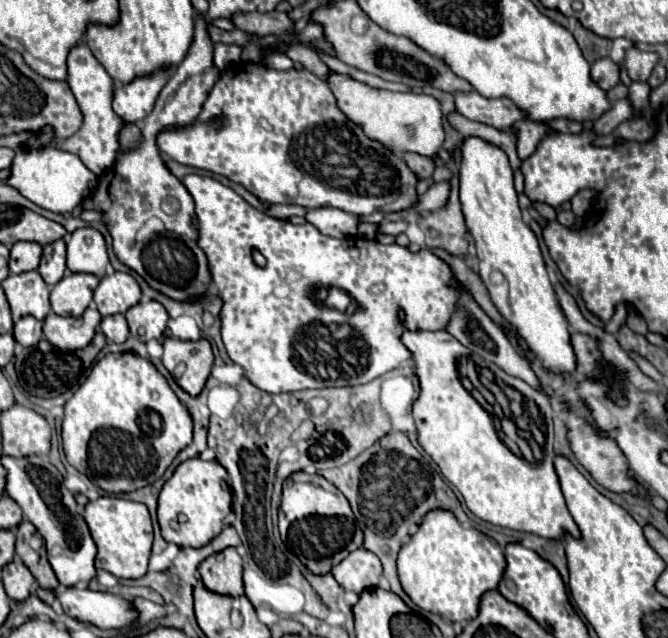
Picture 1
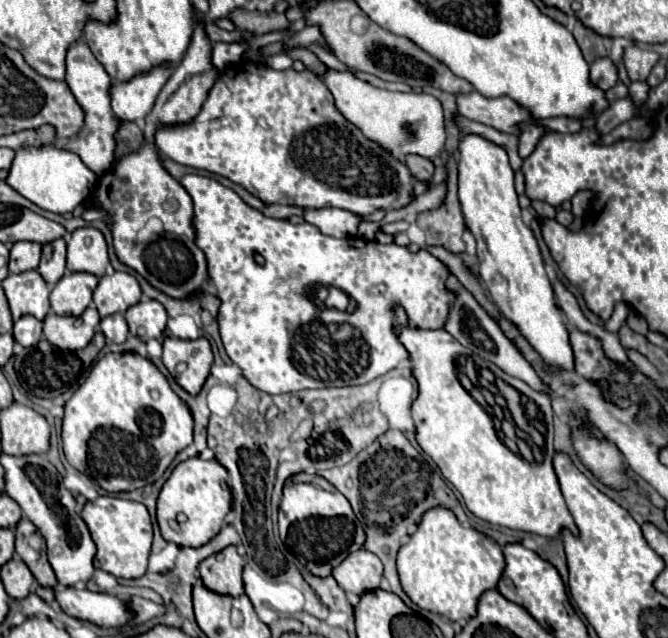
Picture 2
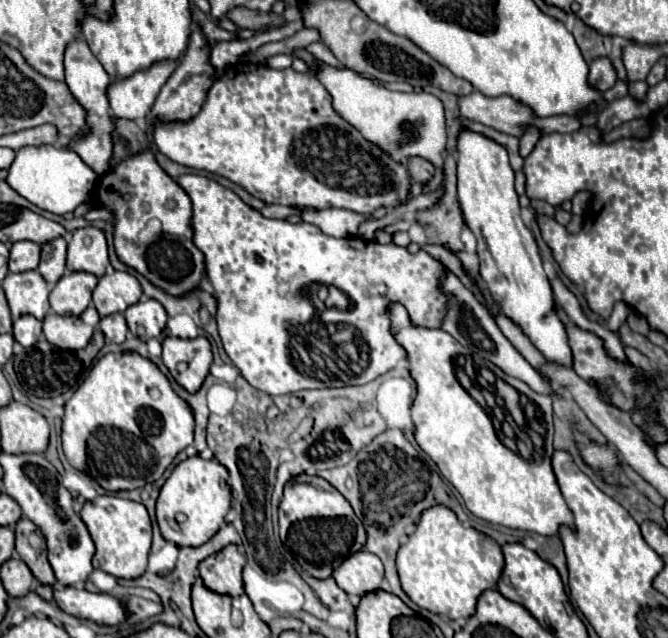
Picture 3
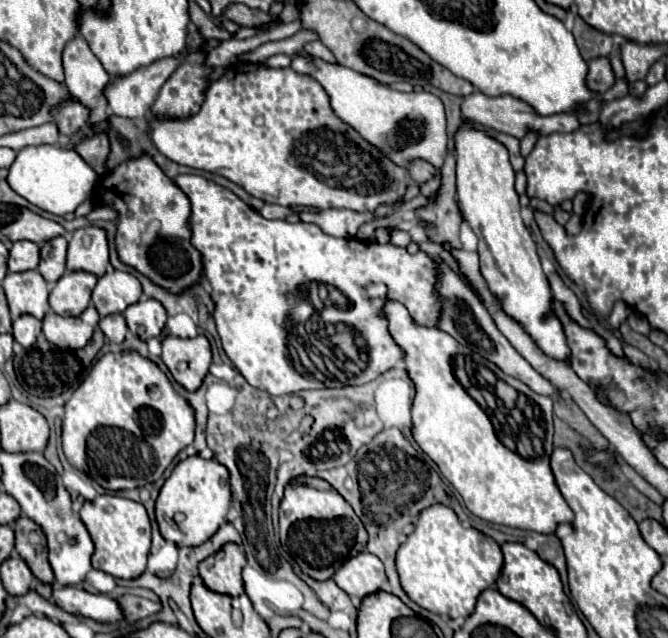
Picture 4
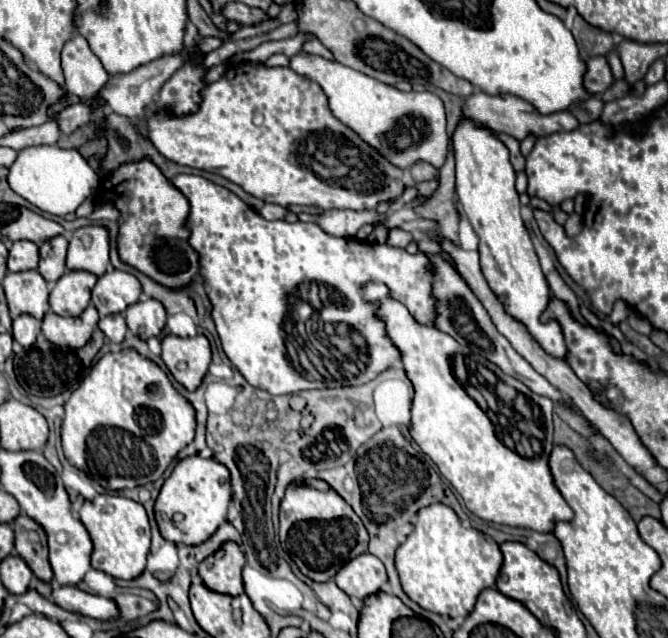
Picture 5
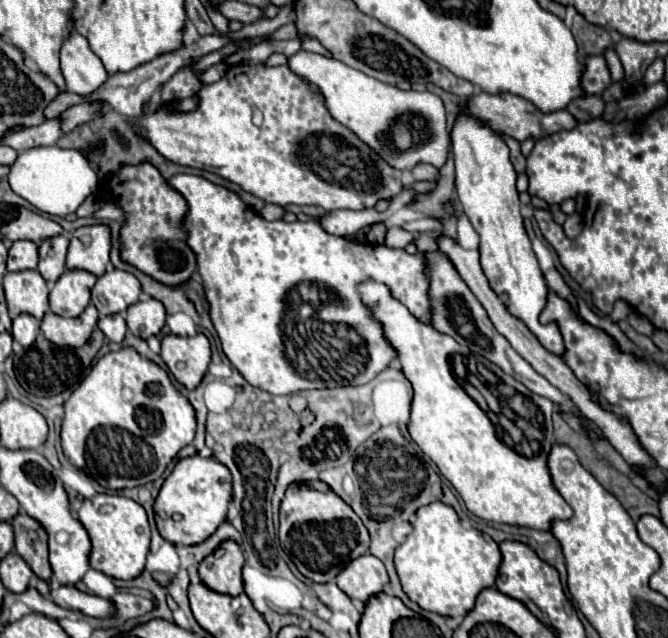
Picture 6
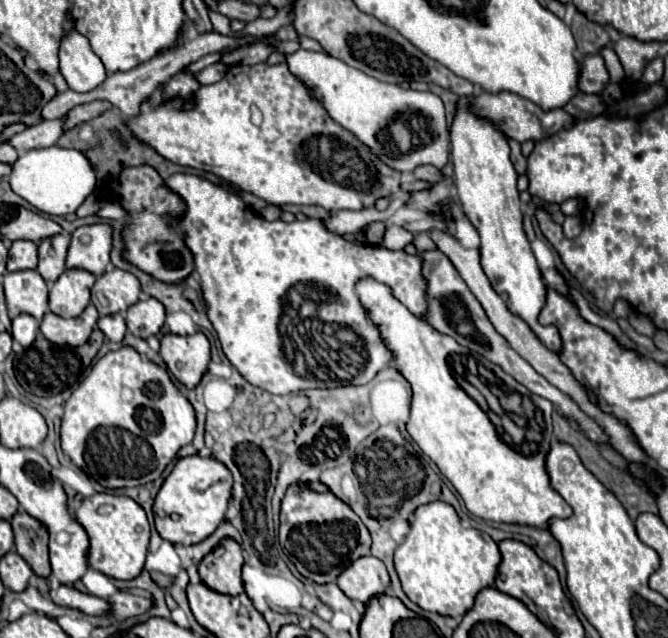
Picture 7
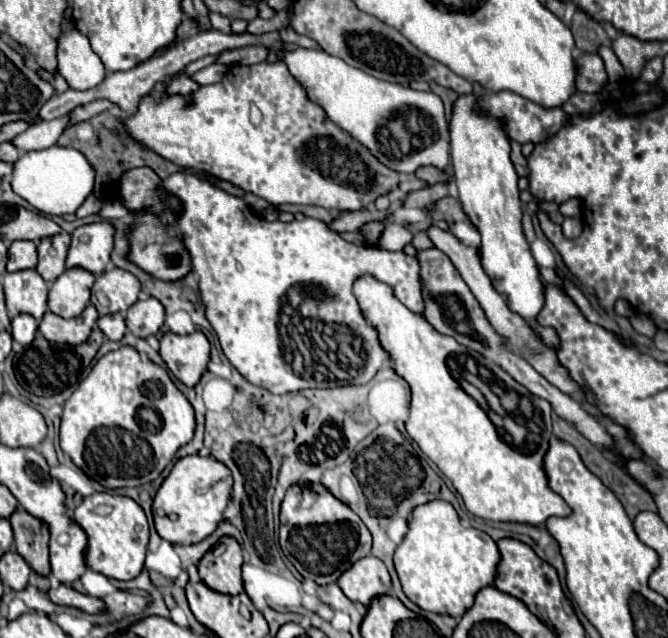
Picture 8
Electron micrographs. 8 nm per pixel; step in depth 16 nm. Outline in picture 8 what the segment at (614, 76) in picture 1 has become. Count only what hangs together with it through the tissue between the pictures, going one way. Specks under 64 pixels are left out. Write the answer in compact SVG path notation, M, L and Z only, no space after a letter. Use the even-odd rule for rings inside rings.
M584 54L578 62L578 76L576 86L580 92L600 92L608 82L608 74L604 62L598 54Z

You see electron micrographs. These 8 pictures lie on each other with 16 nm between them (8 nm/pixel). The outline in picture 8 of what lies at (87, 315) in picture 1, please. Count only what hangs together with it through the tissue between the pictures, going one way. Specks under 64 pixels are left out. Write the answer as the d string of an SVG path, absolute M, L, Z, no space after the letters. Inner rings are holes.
M88 304L86 310L78 318L68 318L68 320L52 312L46 312L40 322L40 332L50 342L78 346L88 340L96 320L98 320L98 312L92 304Z

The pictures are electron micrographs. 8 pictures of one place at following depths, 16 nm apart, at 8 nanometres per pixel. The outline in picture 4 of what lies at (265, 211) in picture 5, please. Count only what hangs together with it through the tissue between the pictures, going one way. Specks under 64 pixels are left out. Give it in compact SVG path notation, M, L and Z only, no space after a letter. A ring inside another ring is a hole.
M264 204L264 208L260 210L260 214L264 218L286 218L290 212L294 212L292 208L286 208L286 206L280 206L280 204Z

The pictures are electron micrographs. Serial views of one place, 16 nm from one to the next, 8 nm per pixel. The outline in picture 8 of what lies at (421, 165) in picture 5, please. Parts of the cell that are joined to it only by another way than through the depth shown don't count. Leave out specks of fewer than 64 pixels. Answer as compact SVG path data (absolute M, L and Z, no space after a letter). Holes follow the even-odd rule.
M422 166L422 168L418 168L416 172L414 172L414 176L416 178L420 178L420 180L424 180L424 182L428 182L428 184L438 184L438 182L442 182L446 176L442 174L442 170L438 170L438 168L434 168L434 166Z

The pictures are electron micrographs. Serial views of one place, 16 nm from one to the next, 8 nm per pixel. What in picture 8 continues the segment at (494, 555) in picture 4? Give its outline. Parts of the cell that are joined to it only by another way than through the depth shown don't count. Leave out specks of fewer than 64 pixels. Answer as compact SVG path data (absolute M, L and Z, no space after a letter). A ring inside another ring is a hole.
M434 500L414 508L410 532L396 548L394 564L404 594L422 610L462 616L472 604L478 590L492 586L500 552L496 542L476 528L462 528L452 504Z

